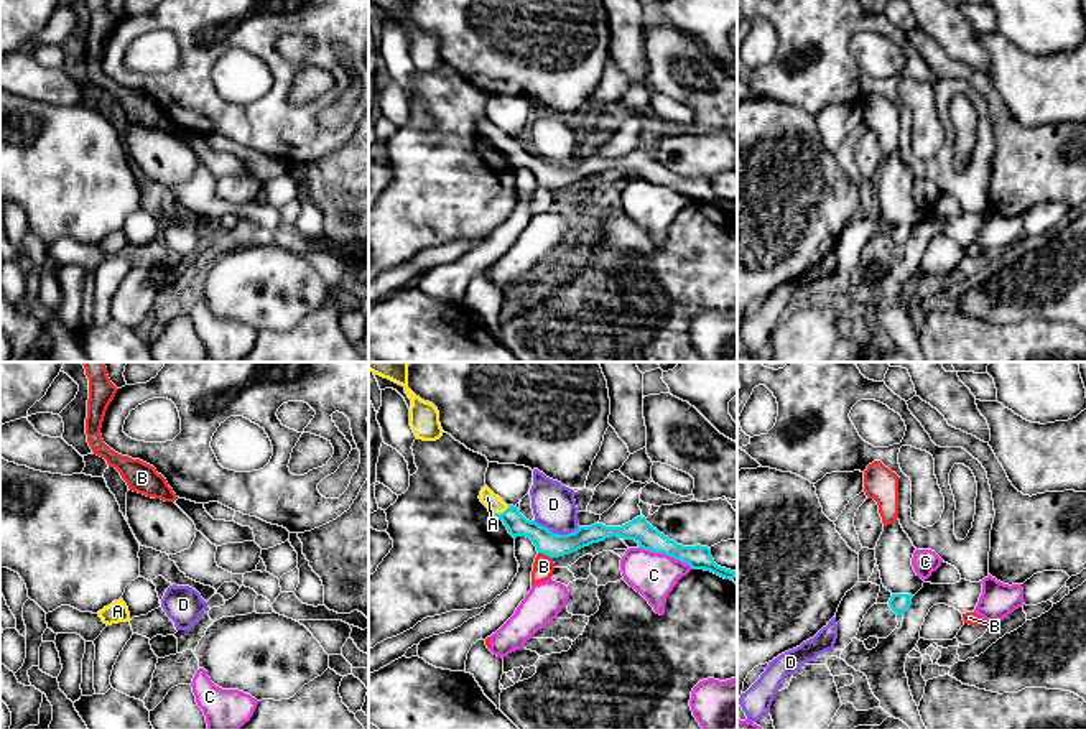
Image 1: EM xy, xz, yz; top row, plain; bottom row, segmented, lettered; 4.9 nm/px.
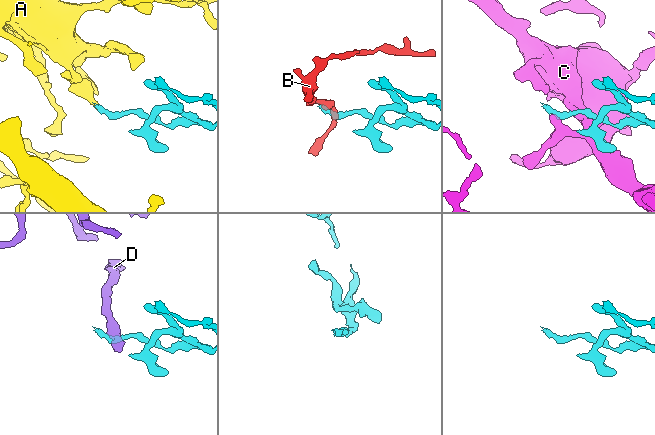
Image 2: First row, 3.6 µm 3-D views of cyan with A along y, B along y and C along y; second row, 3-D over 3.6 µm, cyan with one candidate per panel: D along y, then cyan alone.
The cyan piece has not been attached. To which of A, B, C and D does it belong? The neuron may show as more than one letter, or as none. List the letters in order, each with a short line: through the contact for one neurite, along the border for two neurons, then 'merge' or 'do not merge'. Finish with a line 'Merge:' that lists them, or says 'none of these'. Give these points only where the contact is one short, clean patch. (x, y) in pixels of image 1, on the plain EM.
A: line xz (517, 157), (501, 145), (487, 129); merge
B: line xz (538, 183), (552, 190); do not merge
C: do not merge
D: line xz (533, 152), (558, 165), (571, 165), (578, 160); do not merge
Merge: A

